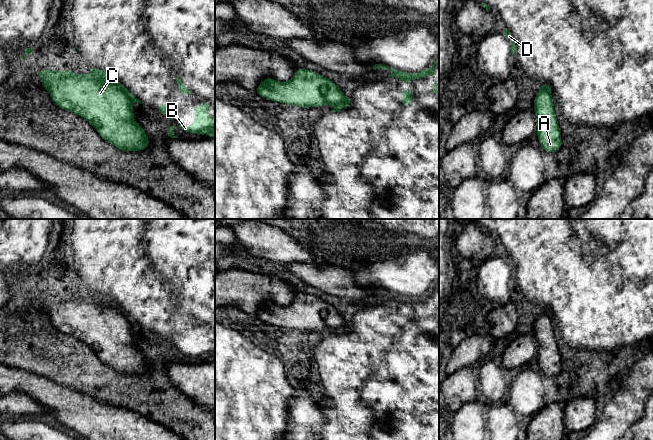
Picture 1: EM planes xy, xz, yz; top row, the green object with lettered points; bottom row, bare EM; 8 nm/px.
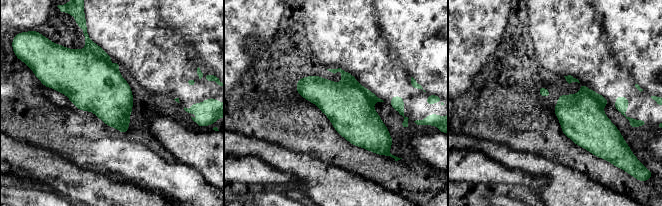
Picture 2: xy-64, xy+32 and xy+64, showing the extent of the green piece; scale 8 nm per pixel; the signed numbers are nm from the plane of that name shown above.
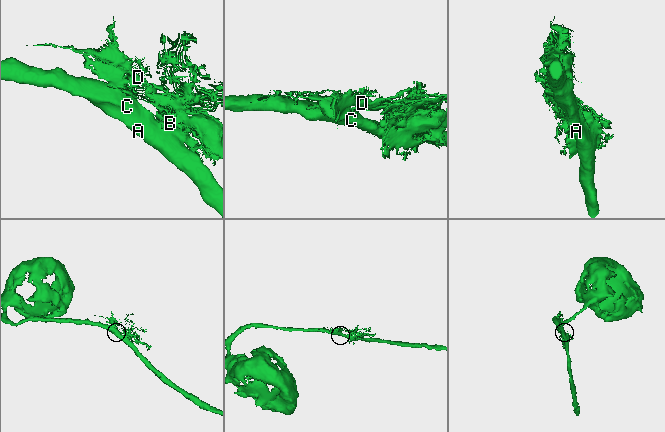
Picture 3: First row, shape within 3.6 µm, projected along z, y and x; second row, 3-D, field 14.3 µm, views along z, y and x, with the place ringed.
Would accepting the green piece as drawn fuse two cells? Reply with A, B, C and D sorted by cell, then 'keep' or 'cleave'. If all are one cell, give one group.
A C / B D | cleave

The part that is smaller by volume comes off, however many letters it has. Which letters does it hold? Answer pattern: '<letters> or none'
B, D

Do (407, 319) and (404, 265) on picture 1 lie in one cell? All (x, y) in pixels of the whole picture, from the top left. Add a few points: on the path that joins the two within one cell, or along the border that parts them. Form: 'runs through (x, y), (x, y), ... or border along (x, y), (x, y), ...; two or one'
border along (384, 288), (405, 296), (419, 296), (428, 292); two

